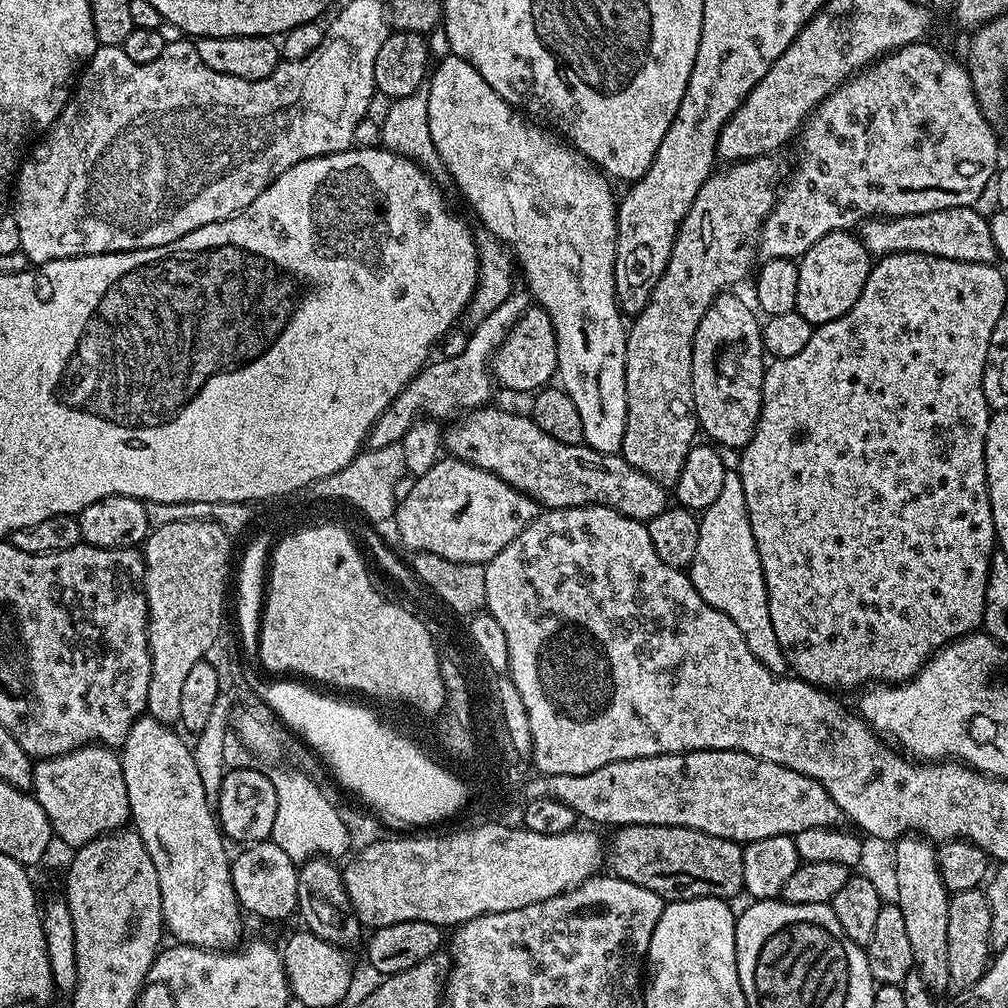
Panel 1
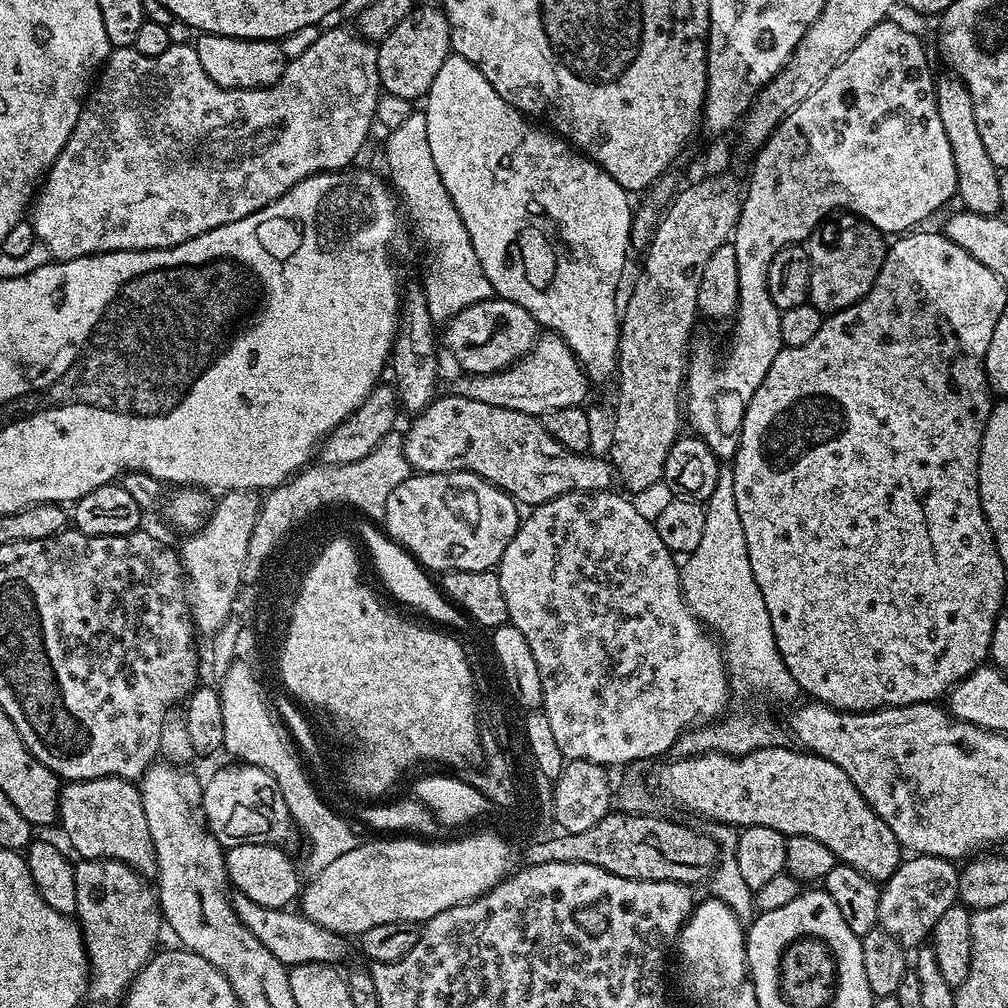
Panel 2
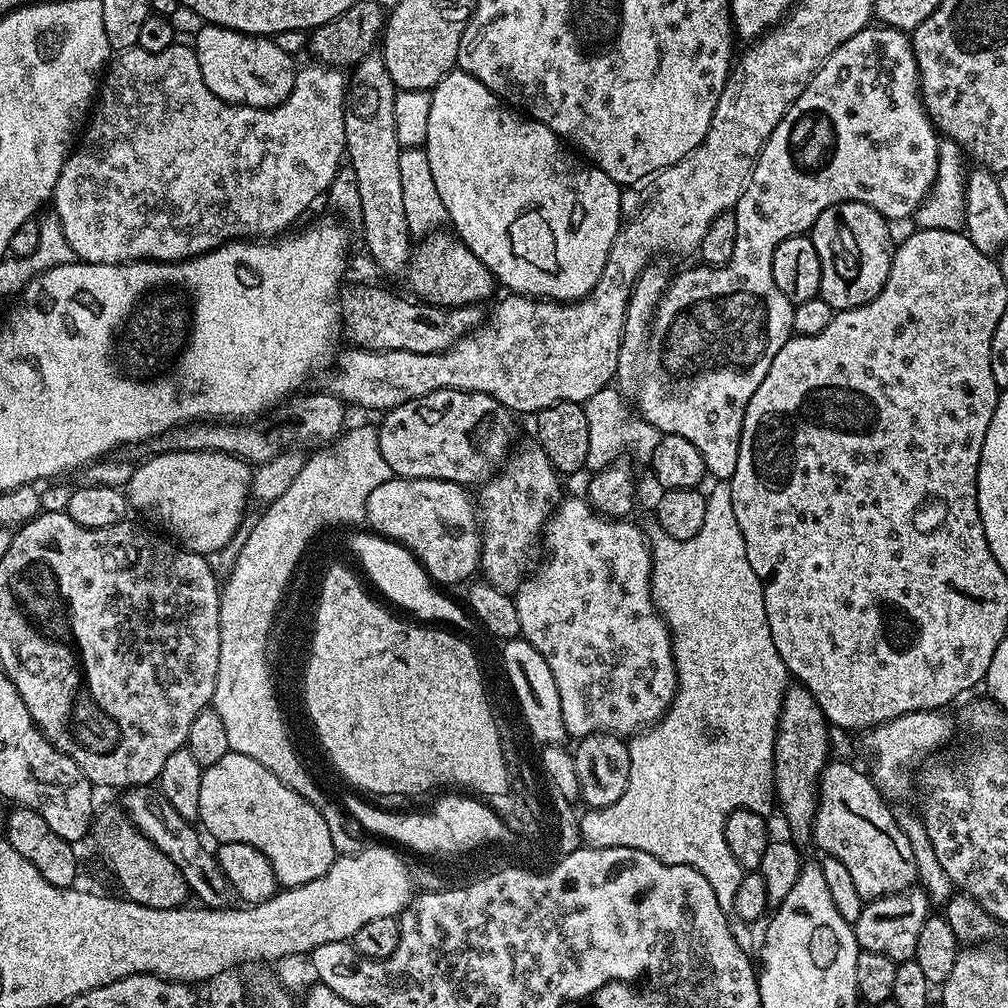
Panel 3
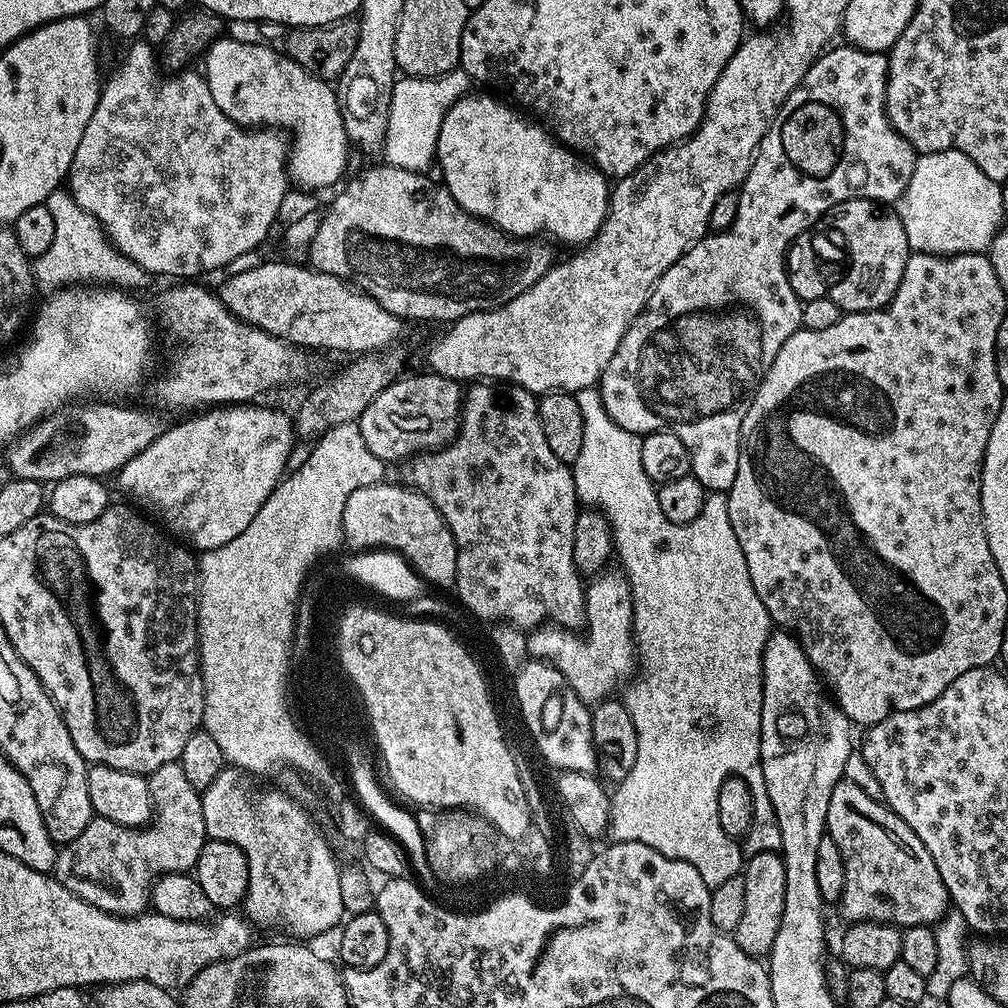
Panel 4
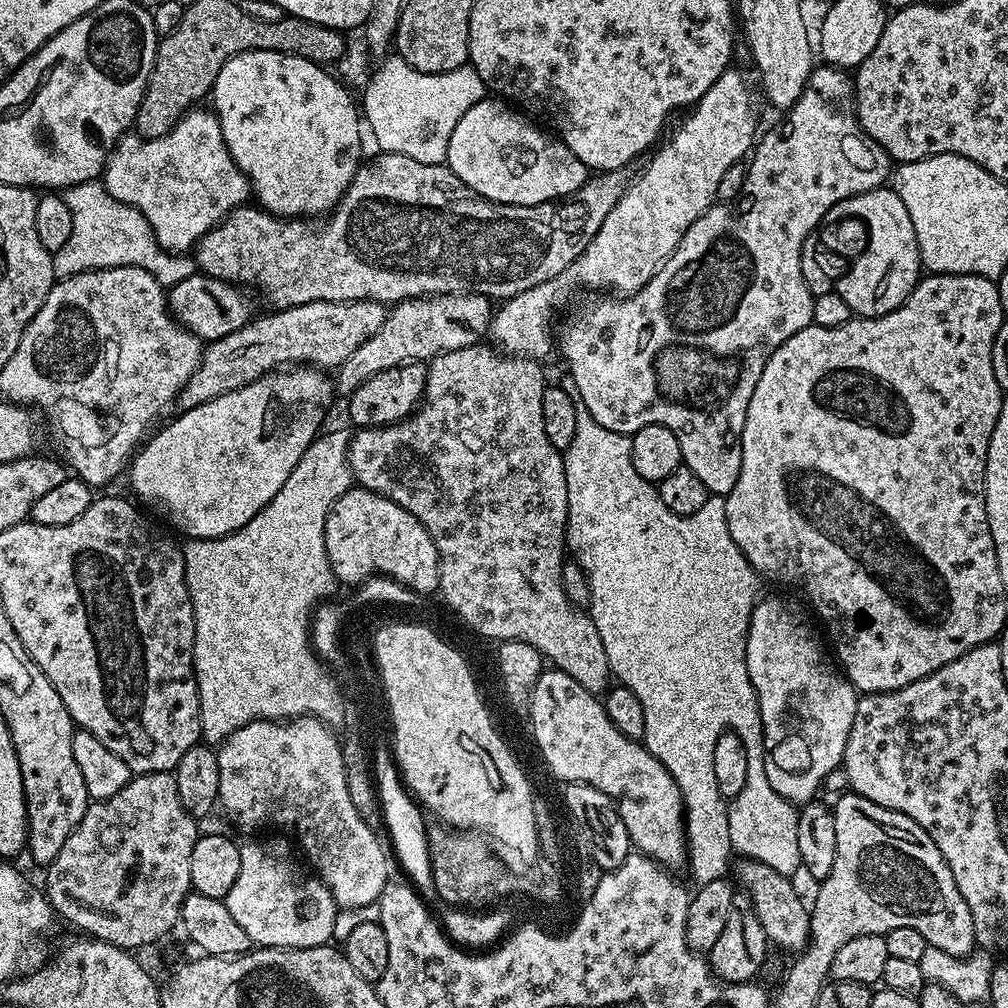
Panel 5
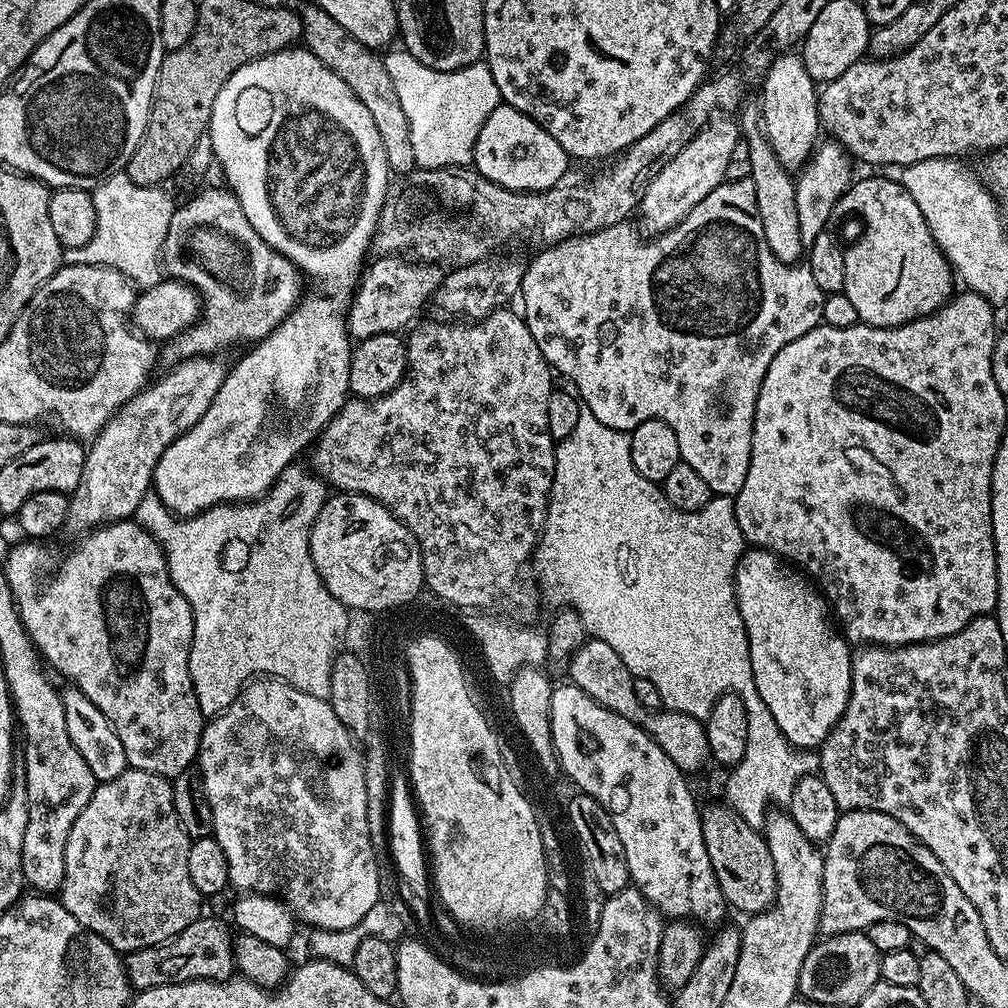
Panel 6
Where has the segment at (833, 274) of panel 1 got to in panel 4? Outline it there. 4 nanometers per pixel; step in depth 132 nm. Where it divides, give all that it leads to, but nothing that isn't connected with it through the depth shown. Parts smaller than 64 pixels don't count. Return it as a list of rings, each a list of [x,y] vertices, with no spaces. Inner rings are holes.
[[[863,198],[844,200],[832,207],[830,221],[848,243],[848,273],[830,288],[832,300],[838,302],[841,313],[886,308],[902,282],[910,255],[906,230],[895,211],[883,212],[880,208],[883,207],[877,201]]]

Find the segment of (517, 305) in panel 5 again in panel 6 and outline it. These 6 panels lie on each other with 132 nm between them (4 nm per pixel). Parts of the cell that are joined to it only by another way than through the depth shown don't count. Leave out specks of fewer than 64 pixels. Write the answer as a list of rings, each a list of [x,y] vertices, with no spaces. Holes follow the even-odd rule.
[[[717,114],[684,147],[678,158],[670,158],[670,162],[662,166],[662,170],[653,178],[640,199],[638,216],[641,216],[640,224],[648,234],[667,232],[679,220],[684,220],[686,214],[694,210],[694,206],[698,206],[698,202],[702,202],[706,194],[710,194],[710,190],[725,183],[724,175],[730,153],[741,140],[739,123],[731,115]]]

